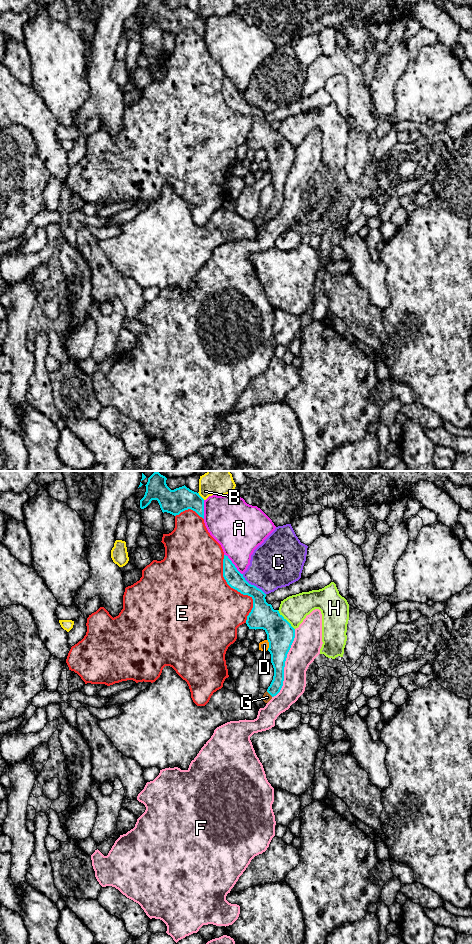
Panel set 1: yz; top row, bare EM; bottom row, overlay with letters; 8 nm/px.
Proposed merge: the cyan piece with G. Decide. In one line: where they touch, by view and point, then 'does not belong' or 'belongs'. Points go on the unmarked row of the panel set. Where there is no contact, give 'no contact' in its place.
yz (269, 213) | belongs

